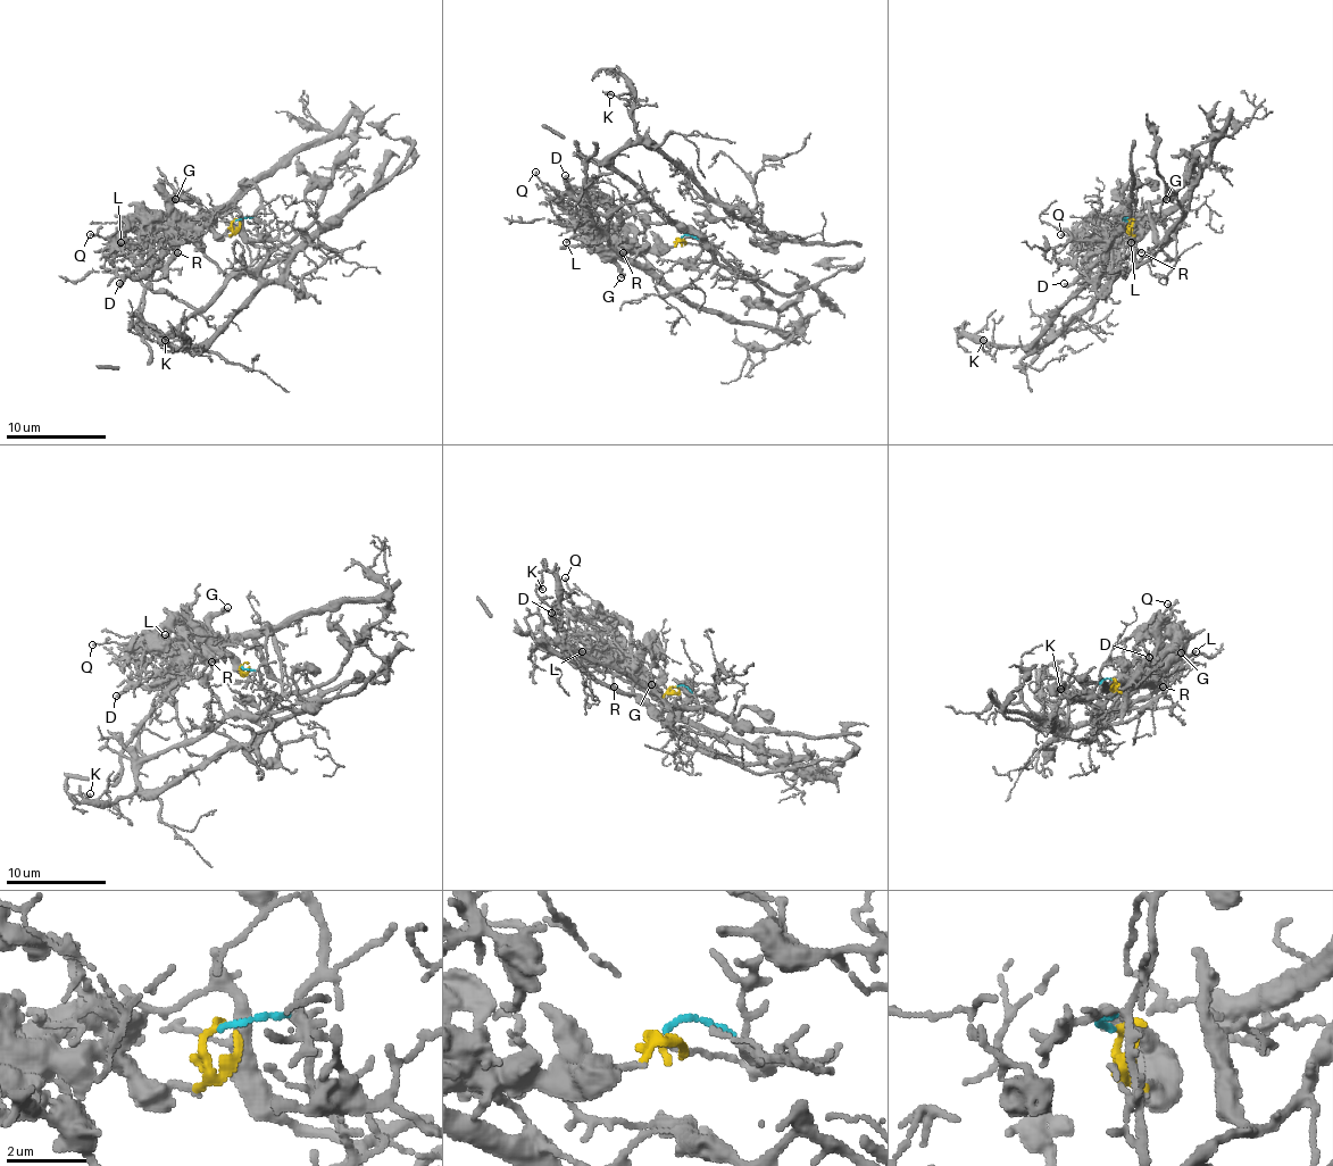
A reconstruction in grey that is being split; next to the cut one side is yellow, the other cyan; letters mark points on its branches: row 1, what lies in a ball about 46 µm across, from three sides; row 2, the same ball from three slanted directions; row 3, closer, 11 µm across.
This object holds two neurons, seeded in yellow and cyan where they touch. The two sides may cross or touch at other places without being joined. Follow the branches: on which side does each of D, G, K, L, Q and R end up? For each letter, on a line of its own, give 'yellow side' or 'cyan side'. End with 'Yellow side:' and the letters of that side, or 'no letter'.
D: yellow side
G: yellow side
K: cyan side
L: yellow side
Q: yellow side
R: yellow side
Yellow side: D, G, L, Q, R

